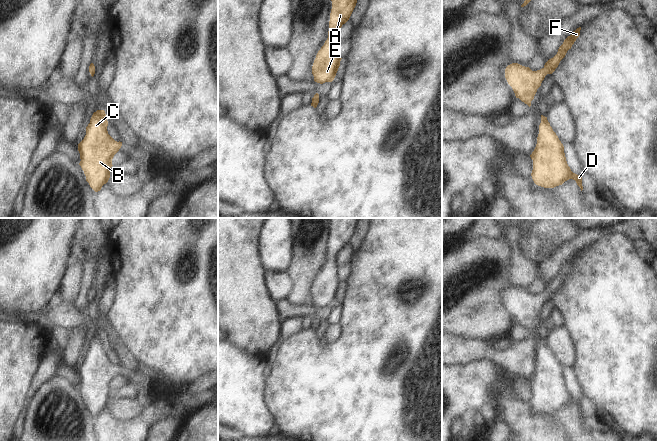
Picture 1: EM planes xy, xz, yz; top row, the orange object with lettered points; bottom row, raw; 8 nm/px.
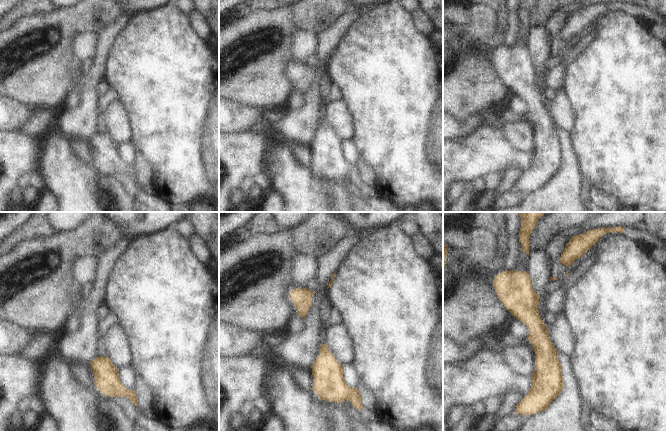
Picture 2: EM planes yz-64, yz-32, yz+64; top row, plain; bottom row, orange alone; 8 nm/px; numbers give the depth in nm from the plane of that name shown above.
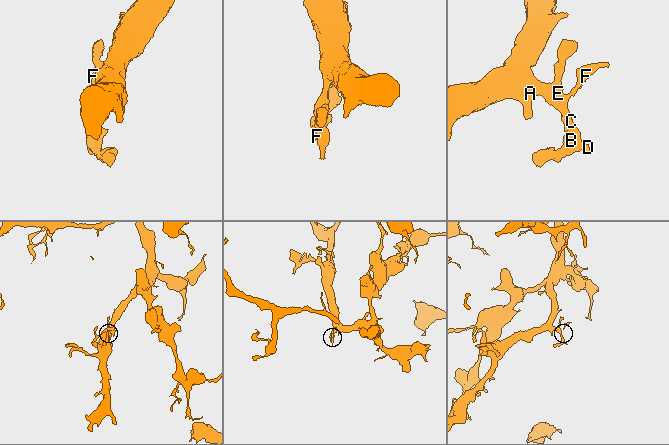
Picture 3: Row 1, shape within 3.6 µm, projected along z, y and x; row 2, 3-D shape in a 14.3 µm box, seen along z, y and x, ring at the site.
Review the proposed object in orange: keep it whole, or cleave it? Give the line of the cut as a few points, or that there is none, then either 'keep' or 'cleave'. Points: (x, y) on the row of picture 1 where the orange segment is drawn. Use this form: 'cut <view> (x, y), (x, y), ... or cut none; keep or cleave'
cut none; keep

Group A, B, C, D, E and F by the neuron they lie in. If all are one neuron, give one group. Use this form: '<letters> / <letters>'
A B C D E F

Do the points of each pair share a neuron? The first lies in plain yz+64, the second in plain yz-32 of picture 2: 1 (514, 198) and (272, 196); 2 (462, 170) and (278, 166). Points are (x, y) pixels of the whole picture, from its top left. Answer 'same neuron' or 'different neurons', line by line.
1: same neuron
2: different neurons

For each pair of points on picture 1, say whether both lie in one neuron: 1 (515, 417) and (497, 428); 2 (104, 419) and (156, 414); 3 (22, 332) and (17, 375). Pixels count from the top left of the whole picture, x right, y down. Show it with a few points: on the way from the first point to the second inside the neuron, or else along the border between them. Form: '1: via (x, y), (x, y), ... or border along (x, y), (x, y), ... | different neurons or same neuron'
1: border along (496, 419), (504, 421), (510, 430) | different neurons
2: via (117, 427), (140, 427), (143, 424) | same neuron
3: via (22, 343), (22, 346), (17, 351), (17, 364) | same neuron

